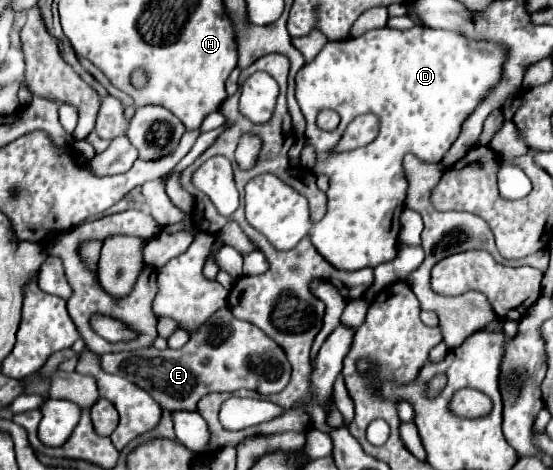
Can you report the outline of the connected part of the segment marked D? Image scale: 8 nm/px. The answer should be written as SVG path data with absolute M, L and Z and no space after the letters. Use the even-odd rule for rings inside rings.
M414 26L406 32L398 30L370 30L358 38L346 38L328 42L320 54L308 62L296 74L296 100L306 116L306 144L316 150L314 174L326 174L330 178L328 188L328 212L314 224L314 234L309 236L316 250L336 268L356 272L362 268L376 268L392 262L398 256L398 216L404 210L406 176L402 170L402 158L414 154L426 162L440 162L450 144L458 138L462 120L478 106L478 100L500 80L504 60L504 48L488 42L470 42L456 32L446 30L420 30ZM320 110L334 110L342 122L336 130L328 132L316 124ZM376 114L380 118L380 132L374 142L346 152L336 152L336 144L344 136L346 126L362 116Z

